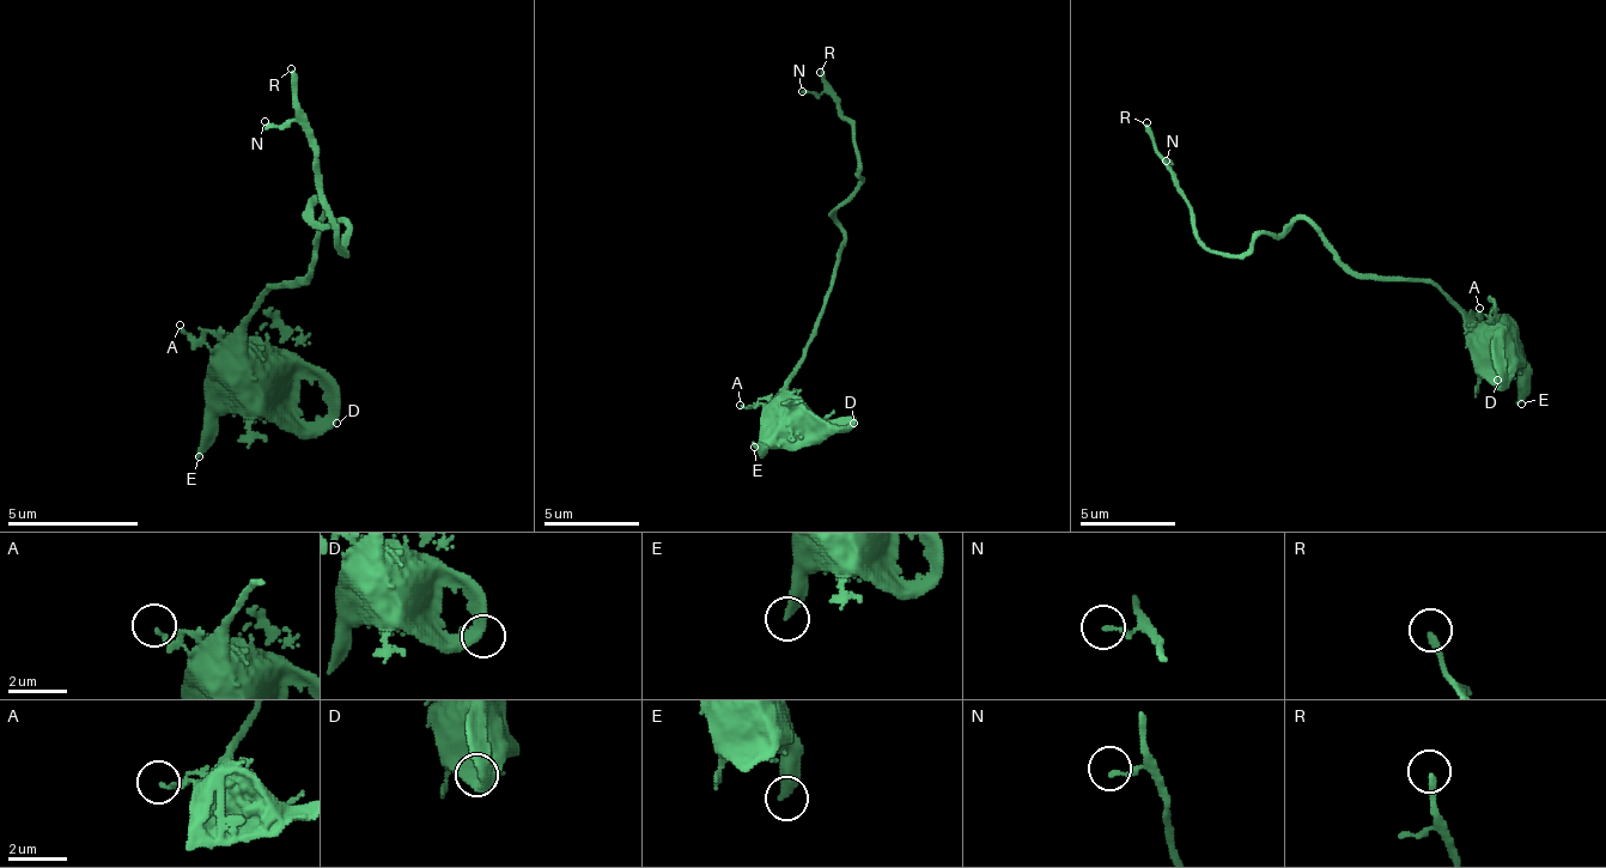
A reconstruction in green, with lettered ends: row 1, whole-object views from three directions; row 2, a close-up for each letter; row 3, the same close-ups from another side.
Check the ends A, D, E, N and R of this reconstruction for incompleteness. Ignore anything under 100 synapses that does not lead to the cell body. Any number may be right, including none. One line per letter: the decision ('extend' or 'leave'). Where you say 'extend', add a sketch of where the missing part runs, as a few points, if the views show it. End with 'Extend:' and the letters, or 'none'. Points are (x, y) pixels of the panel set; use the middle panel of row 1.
A: leave
D: leave
E: leave
N: leave
R: extend; missing branch runs (820, 72), (849, 128), (981, 167), (863, 162), (829, 214), (882, 224), (935, 186)
Extend: R

